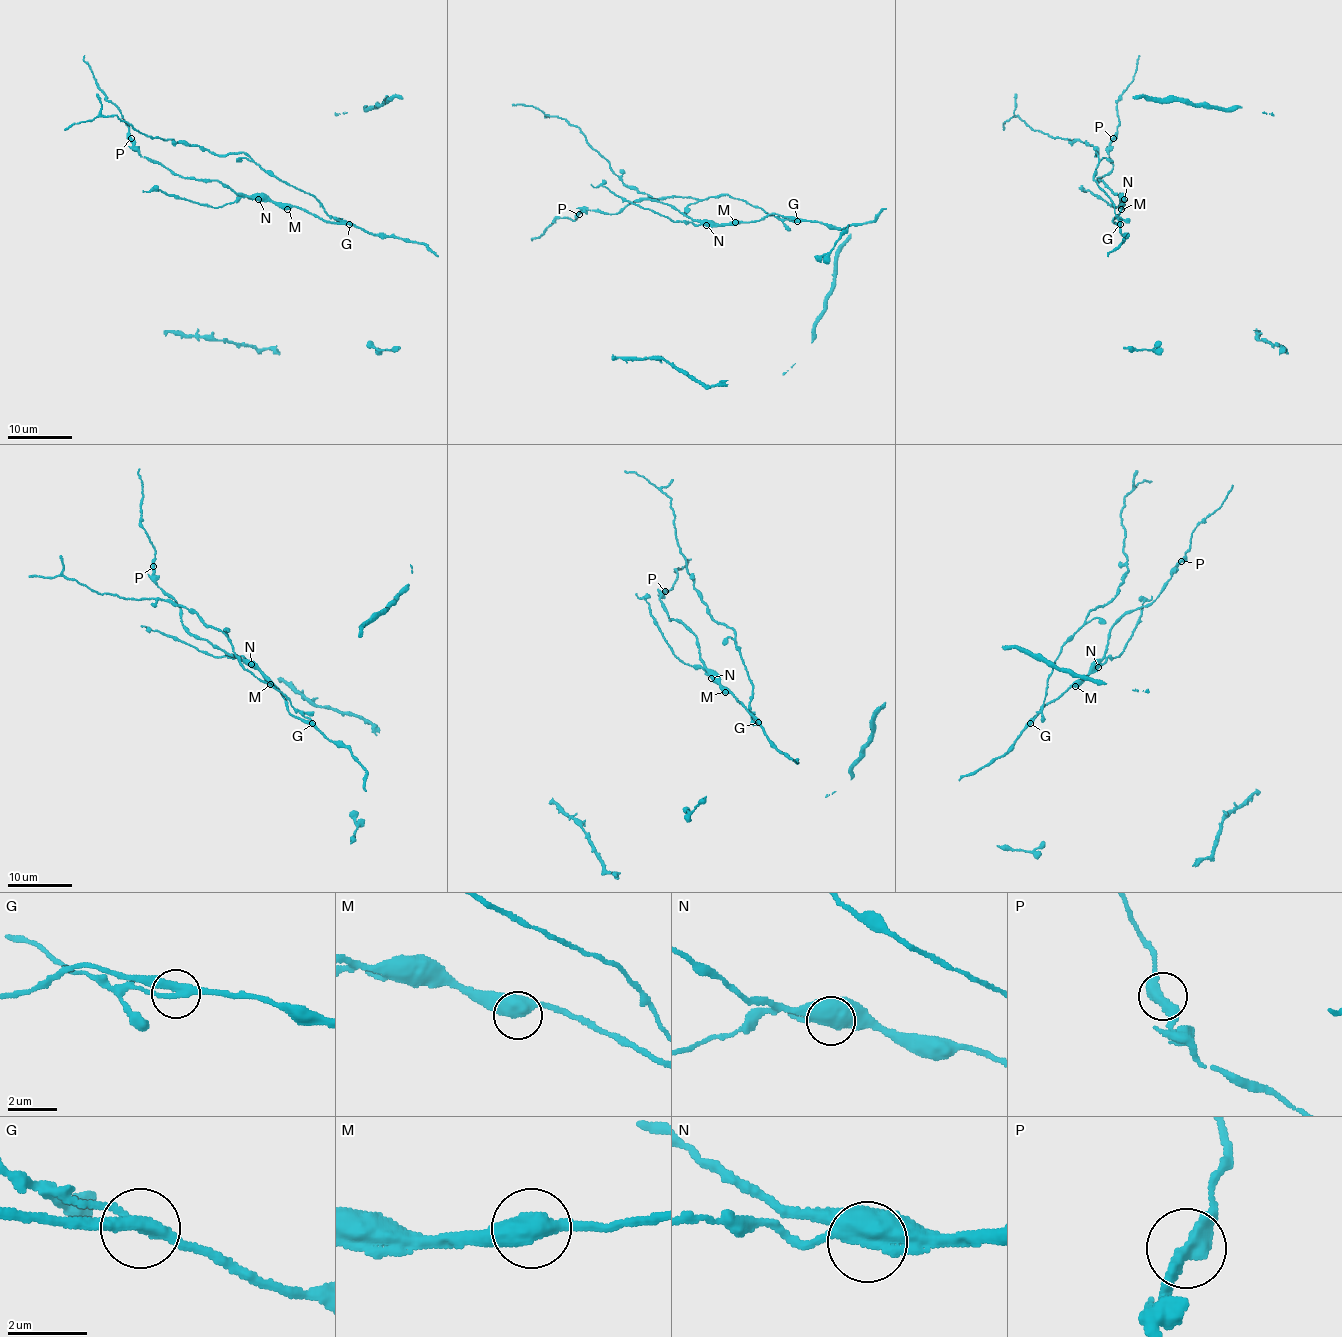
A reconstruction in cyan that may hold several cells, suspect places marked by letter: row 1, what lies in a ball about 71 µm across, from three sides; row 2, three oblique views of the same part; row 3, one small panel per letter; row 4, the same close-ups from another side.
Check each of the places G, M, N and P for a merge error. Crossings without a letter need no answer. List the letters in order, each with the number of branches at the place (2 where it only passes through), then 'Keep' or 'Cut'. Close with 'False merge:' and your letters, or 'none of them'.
G: Branches: 3. Cut
M: Branches: 2. Keep
N: Branches: 2. Cut
P: Branches: 2. Keep
False merge: G, N

